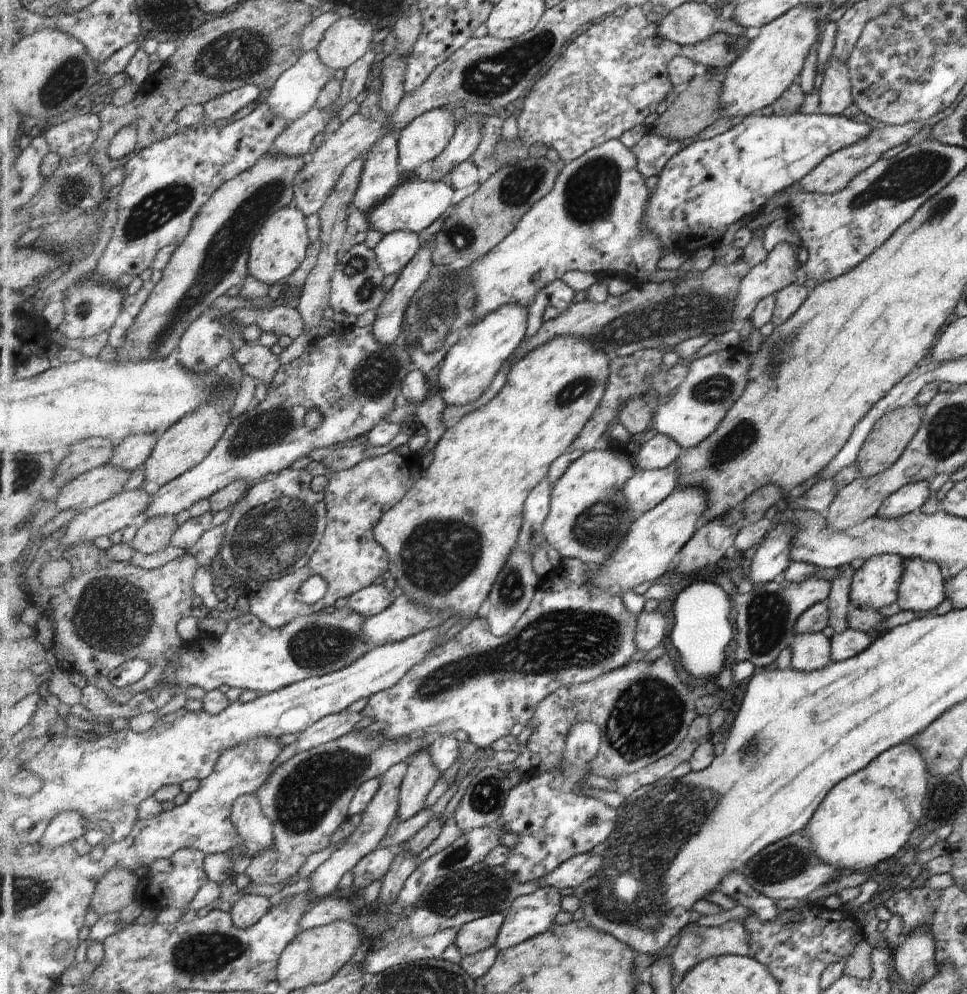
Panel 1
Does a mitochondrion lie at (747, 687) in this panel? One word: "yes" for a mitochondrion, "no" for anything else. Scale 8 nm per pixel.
no

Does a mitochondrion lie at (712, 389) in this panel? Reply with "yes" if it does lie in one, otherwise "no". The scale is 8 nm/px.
yes

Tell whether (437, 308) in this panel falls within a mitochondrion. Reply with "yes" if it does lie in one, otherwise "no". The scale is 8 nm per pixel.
yes

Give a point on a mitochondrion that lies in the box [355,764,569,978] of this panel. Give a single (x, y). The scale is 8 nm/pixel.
(481, 891)

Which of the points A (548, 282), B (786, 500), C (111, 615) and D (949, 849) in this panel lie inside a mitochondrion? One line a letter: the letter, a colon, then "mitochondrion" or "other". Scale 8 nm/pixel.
A: other
B: other
C: mitochondrion
D: other

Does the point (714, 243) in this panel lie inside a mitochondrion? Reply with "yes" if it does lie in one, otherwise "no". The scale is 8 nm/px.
no

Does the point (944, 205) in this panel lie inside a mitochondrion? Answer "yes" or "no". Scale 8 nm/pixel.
yes

